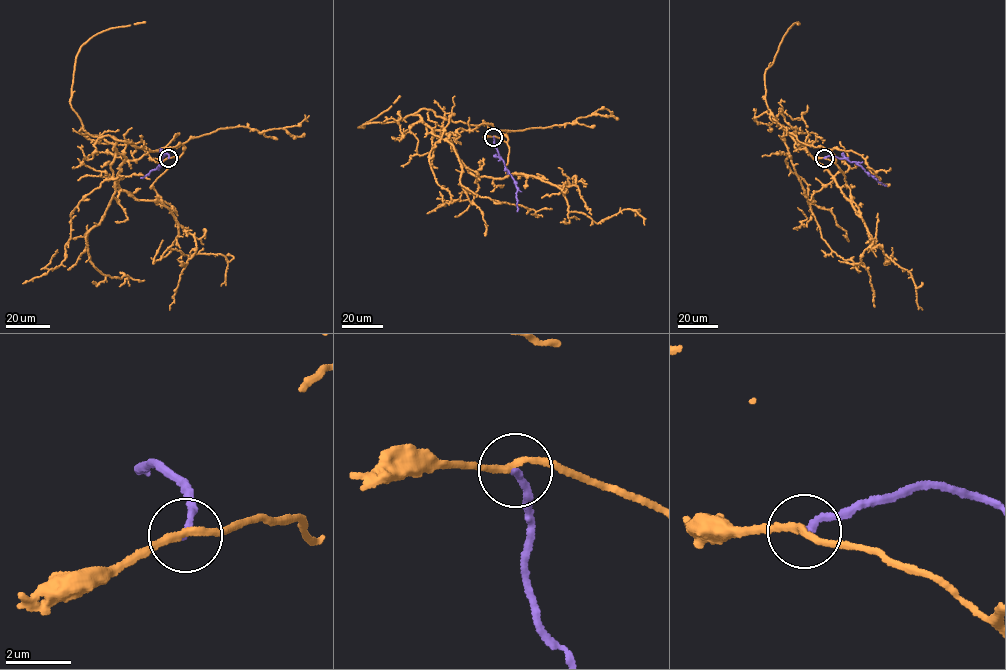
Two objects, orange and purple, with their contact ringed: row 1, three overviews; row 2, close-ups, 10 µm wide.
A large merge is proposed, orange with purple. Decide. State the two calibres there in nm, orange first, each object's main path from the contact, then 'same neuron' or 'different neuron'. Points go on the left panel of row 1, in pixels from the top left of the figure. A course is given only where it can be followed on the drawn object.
200/220 nm | orange via (168, 158), (183, 144), (151, 151), (114, 138), (115, 190), (86, 237), (102, 273), (144, 280) | purple via (168, 158), (163, 153), (156, 168), (140, 178) | different neuron

